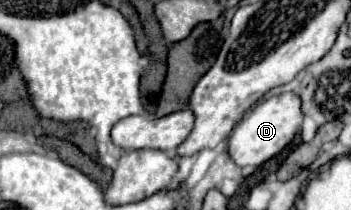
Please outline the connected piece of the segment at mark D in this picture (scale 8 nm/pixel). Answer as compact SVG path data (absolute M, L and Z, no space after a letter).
M292 92L272 96L264 102L260 102L256 108L252 108L230 132L226 140L226 148L230 158L240 166L260 166L272 156L276 156L292 138L296 136L298 128L302 122L302 108L300 108L300 98Z

